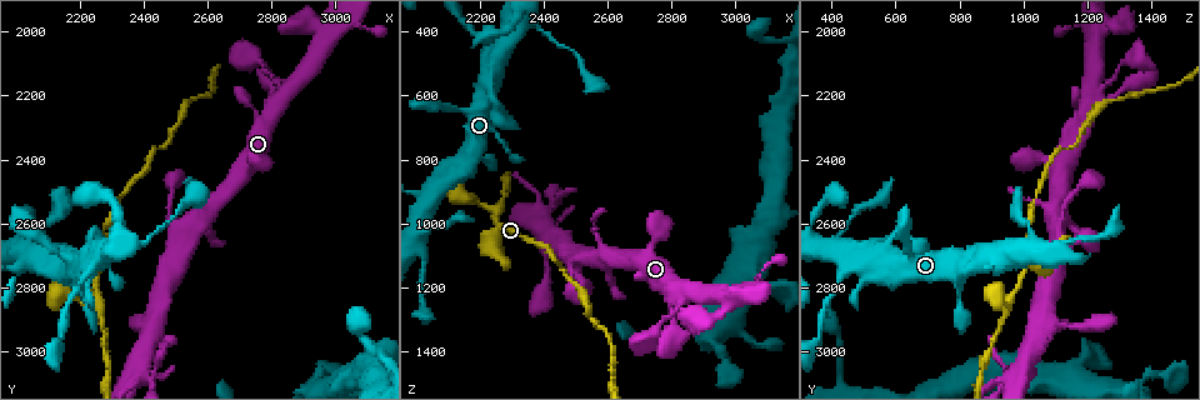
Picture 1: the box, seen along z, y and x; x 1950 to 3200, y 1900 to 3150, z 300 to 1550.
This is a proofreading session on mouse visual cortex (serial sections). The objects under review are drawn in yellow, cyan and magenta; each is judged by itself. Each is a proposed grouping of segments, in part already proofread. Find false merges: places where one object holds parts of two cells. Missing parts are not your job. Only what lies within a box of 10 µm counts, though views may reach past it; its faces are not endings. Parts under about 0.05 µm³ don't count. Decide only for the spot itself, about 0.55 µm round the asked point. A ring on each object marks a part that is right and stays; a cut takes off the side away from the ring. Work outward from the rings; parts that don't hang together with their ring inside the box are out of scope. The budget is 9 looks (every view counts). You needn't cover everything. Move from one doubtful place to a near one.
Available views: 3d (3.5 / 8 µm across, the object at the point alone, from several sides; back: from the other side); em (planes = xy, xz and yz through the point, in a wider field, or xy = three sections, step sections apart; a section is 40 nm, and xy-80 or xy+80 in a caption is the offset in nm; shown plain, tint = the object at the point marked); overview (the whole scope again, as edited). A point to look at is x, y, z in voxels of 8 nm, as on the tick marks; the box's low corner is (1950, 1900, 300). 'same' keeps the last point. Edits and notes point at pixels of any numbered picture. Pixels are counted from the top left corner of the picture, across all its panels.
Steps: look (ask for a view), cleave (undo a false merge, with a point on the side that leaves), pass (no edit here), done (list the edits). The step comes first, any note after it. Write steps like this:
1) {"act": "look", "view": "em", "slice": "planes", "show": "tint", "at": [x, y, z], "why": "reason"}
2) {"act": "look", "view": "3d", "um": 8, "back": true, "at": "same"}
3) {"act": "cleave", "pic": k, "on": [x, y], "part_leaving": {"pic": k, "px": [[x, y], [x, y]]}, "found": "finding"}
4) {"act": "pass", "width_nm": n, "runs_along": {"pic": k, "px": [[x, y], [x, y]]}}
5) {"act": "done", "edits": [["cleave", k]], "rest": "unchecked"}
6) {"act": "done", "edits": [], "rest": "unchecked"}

{"act": "look", "view": "em", "slice": "xy", "step": 3, "show": "tint", "at": [2260, 2730, 1010], "why": "abrupt turn"}

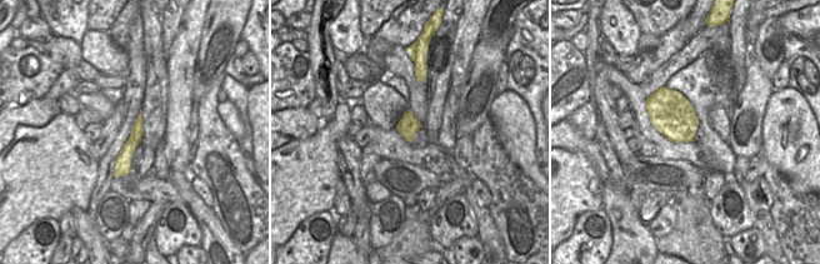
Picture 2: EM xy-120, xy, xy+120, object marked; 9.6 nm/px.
{"act": "look", "view": "3d", "um": 3.5, "at": "same"}

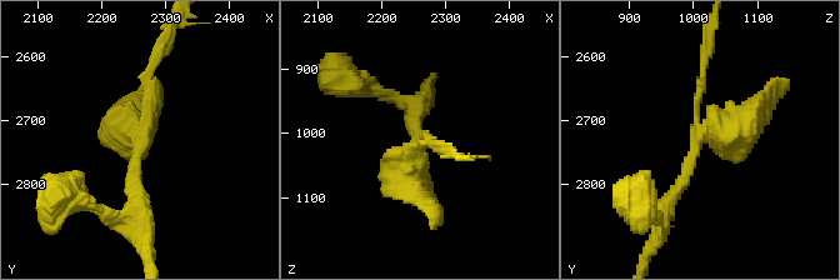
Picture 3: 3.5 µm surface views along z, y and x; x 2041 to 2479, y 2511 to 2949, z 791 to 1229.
{"act": "pass", "width_nm": 200, "runs_along": {"pic": 2, "px": [[139, 121], [135, 139], [116, 173]]}, "found": "continuous, no second cell"}

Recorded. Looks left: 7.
{"act": "look", "view": "3d", "um": 3.5, "at": [2040, 2650, 1020], "why": "small branch off a trunk"}

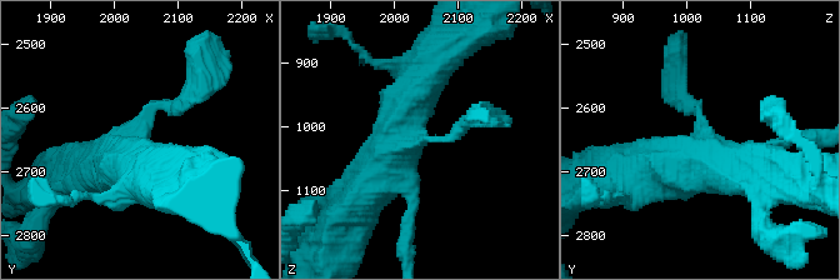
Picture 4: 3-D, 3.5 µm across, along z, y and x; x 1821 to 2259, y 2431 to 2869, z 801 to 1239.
{"act": "look", "view": "em", "slice": "xy", "step": 3, "show": "tint", "at": [2035, 2650, 1015], "arms": 3, "arm_widths_nm": [150, 500, 600], "why": "shape alone is not enough"}

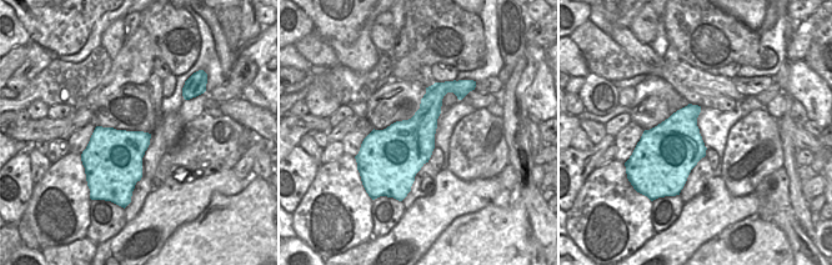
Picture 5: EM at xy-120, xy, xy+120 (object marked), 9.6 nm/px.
{"act": "pass", "width_nm": 500, "runs_along": {"pic": 4, "px": [[134, 169], [115, 160], [156, 110], [195, 91]]}, "found": "all the same cell"}

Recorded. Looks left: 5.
{"act": "look", "view": "3d", "um": 3.5, "at": [2440, 2890, 1050], "why": "small branch off a trunk"}

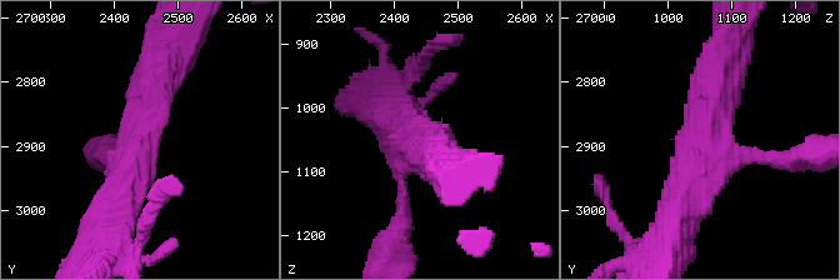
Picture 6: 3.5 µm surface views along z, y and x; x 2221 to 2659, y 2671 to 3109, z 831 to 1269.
{"act": "look", "view": "em", "slice": "planes", "show": "tint", "at": [2440, 2890, 1060], "arms": 3, "arm_widths_nm": [200, 500, 500]}

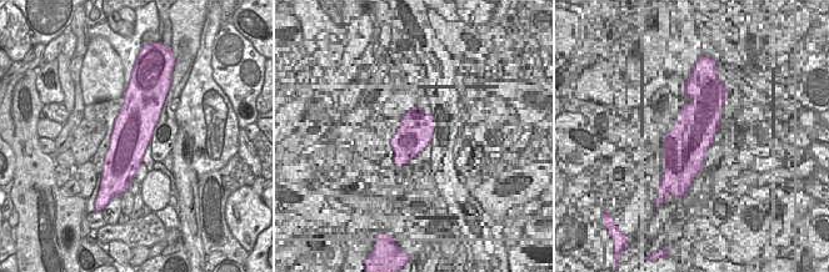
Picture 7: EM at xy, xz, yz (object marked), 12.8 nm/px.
{"act": "pass", "runs_along": {"pic": 6, "px": [[165, 61], [111, 210]]}, "found": "one cell here"}

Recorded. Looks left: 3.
{"act": "look", "view": "3d", "um": 8, "at": [2220, 2760, 420]}

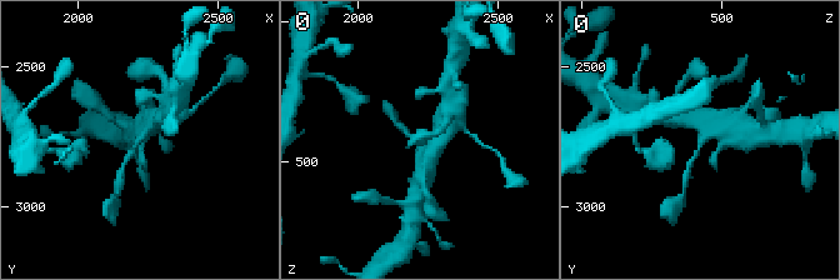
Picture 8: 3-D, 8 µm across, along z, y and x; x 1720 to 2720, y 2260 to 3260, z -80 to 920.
{"act": "look", "view": "em", "slice": "planes", "show": "tint", "at": "same", "arm_widths_nm": [200, 500], "why": "shape alone is not enough"}

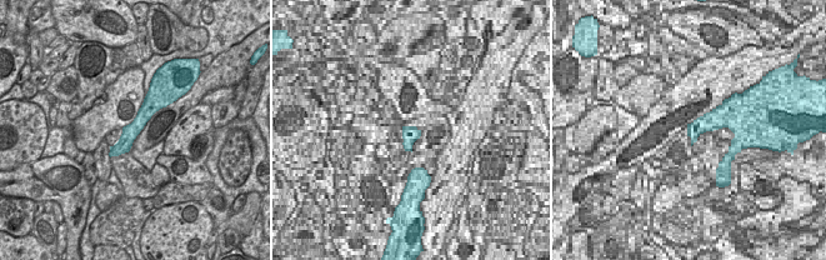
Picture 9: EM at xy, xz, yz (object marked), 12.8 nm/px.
{"act": "pass", "runs_along": {"pic": 9, "px": [[155, 99], [128, 138], [113, 153]]}, "found": "one cell here"}

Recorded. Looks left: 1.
{"act": "done", "edits": [], "rest": "unchecked"}

